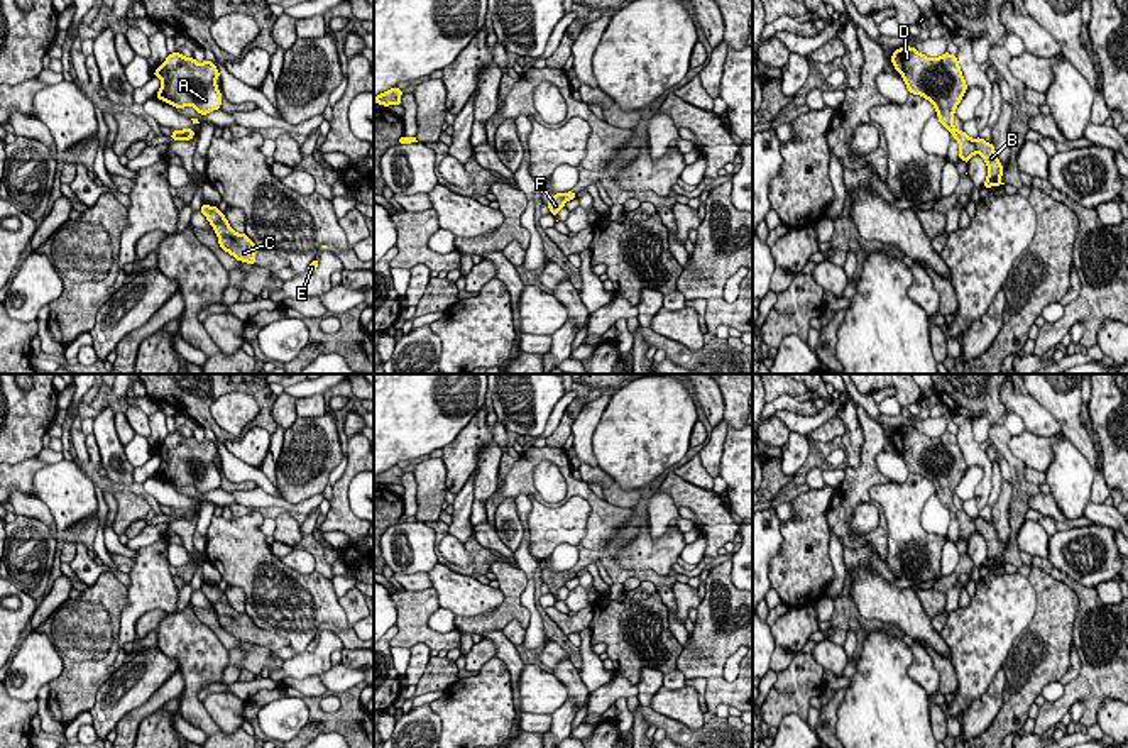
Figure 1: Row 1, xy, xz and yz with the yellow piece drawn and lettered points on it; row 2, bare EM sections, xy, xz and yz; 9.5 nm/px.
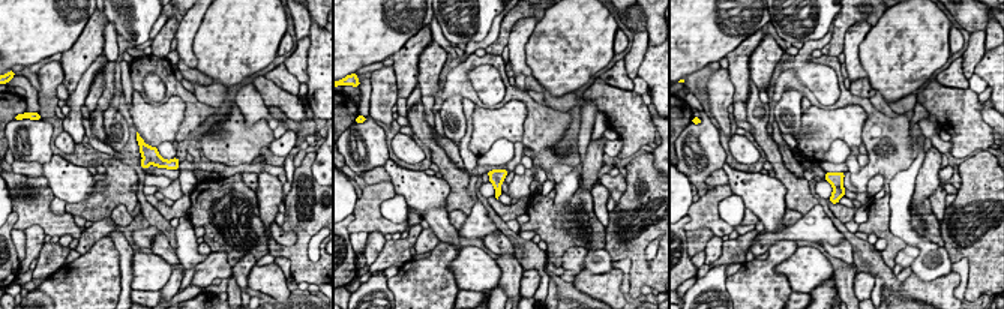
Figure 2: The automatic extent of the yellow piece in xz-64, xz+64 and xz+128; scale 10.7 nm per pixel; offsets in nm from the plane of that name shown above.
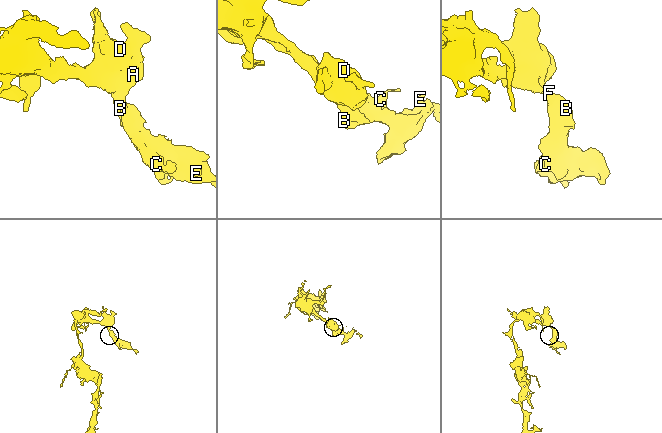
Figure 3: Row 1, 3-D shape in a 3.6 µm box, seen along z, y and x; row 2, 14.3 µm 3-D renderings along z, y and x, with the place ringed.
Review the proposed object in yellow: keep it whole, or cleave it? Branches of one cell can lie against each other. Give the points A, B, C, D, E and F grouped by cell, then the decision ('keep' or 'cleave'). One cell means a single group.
groups A B C D E F; keep

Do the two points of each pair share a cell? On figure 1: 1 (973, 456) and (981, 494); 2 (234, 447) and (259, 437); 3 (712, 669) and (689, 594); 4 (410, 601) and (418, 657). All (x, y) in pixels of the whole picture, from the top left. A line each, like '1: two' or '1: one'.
1: one
2: one
3: two
4: two

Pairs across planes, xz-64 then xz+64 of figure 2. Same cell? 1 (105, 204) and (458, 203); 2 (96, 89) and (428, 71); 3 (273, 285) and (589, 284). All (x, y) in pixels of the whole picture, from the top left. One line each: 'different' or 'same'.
1: same
2: same
3: same

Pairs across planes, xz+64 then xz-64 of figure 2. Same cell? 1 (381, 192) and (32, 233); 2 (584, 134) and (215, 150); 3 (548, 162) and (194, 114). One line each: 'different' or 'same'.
1: different
2: different
3: same

